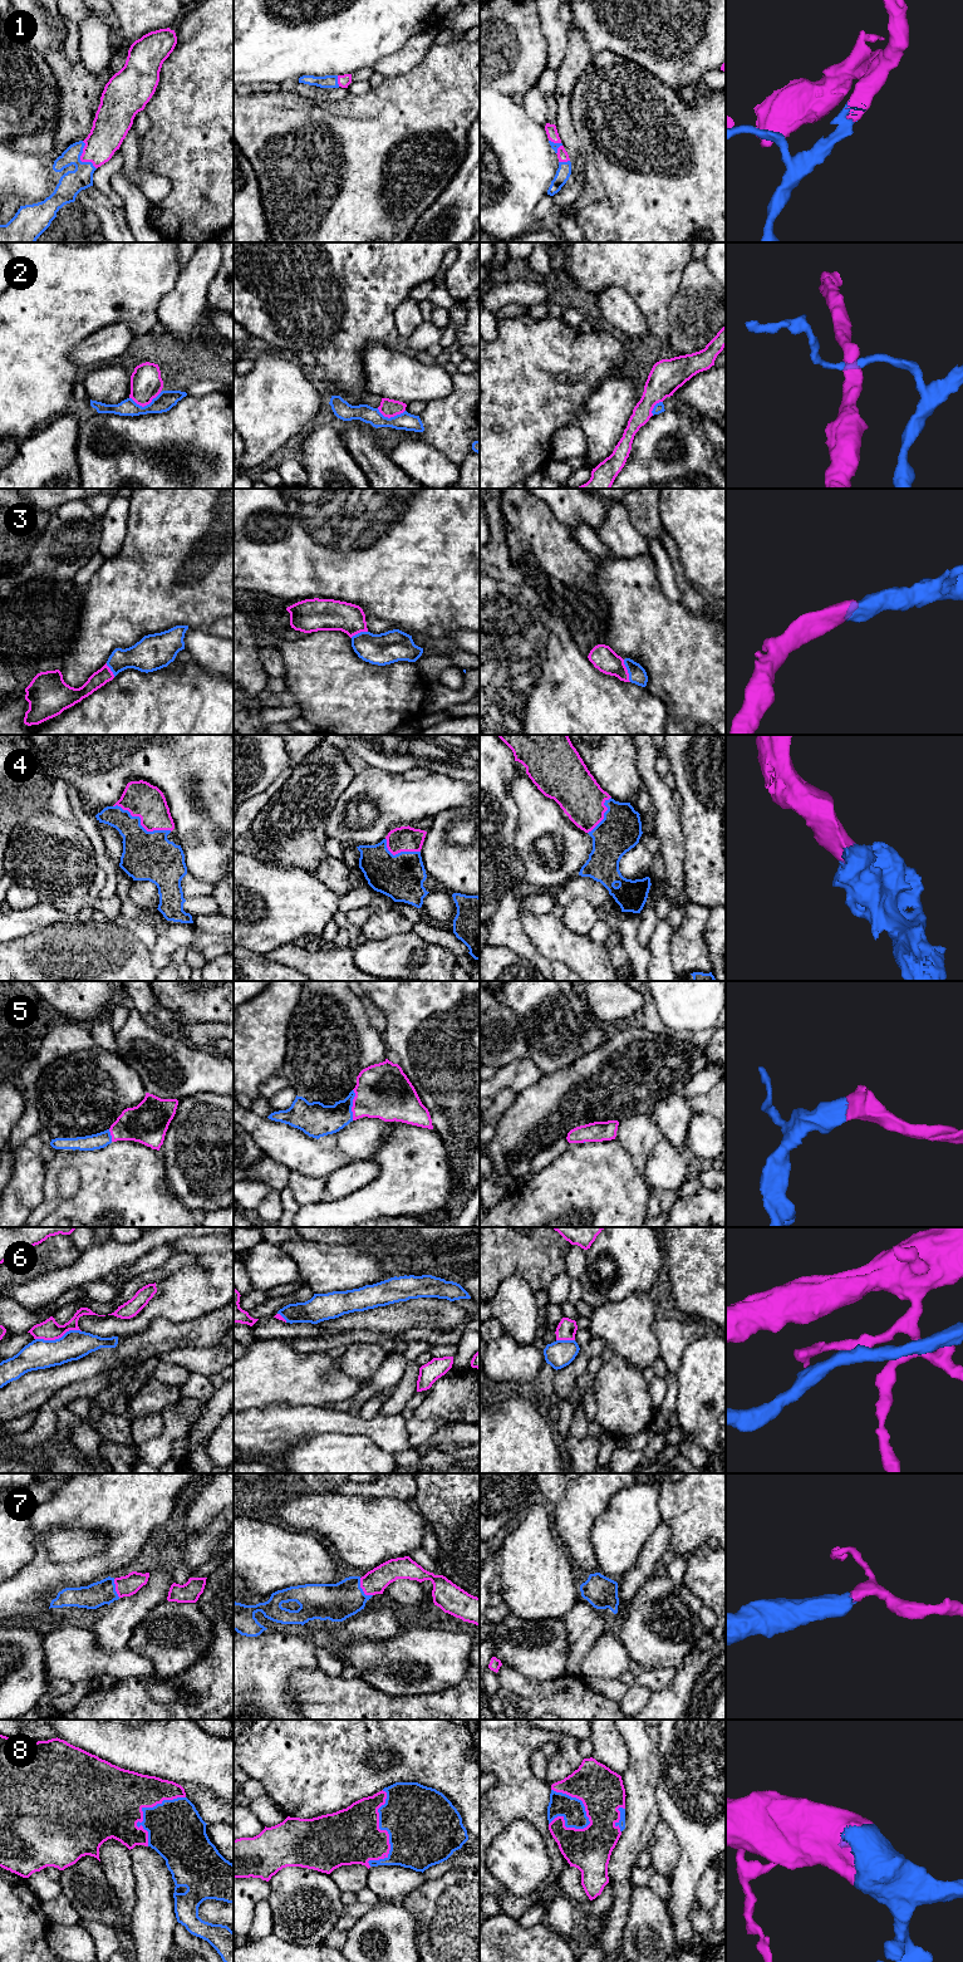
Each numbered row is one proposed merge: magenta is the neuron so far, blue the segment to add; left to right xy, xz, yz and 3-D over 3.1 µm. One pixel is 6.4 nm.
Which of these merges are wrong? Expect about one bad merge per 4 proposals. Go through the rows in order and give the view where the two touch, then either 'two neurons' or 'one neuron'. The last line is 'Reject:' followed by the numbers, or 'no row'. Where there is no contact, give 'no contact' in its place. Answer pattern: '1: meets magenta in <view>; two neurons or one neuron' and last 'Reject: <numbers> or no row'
1: meets magenta in xy; one neuron
2: meets magenta in xy; two neurons
3: meets magenta in yz; one neuron
4: meets magenta in xy; one neuron
5: meets magenta in xz; one neuron
6: meets magenta in xy; two neurons
7: meets magenta in xz; one neuron
8: meets magenta in xz; one neuron
Reject: 2, 6

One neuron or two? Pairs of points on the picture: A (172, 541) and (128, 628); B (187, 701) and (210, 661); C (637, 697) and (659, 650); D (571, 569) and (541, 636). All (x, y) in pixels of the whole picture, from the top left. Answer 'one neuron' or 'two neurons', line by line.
A: one neuron
B: two neurons
C: two neurons
D: two neurons

